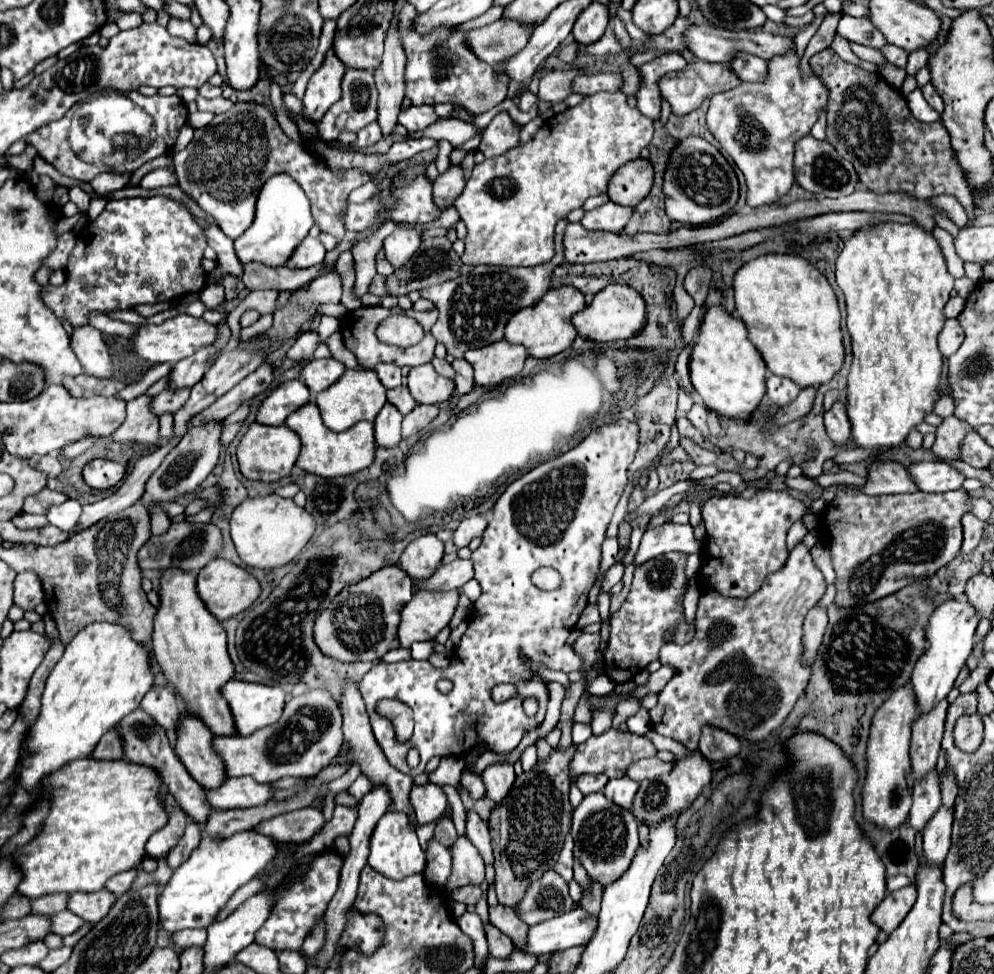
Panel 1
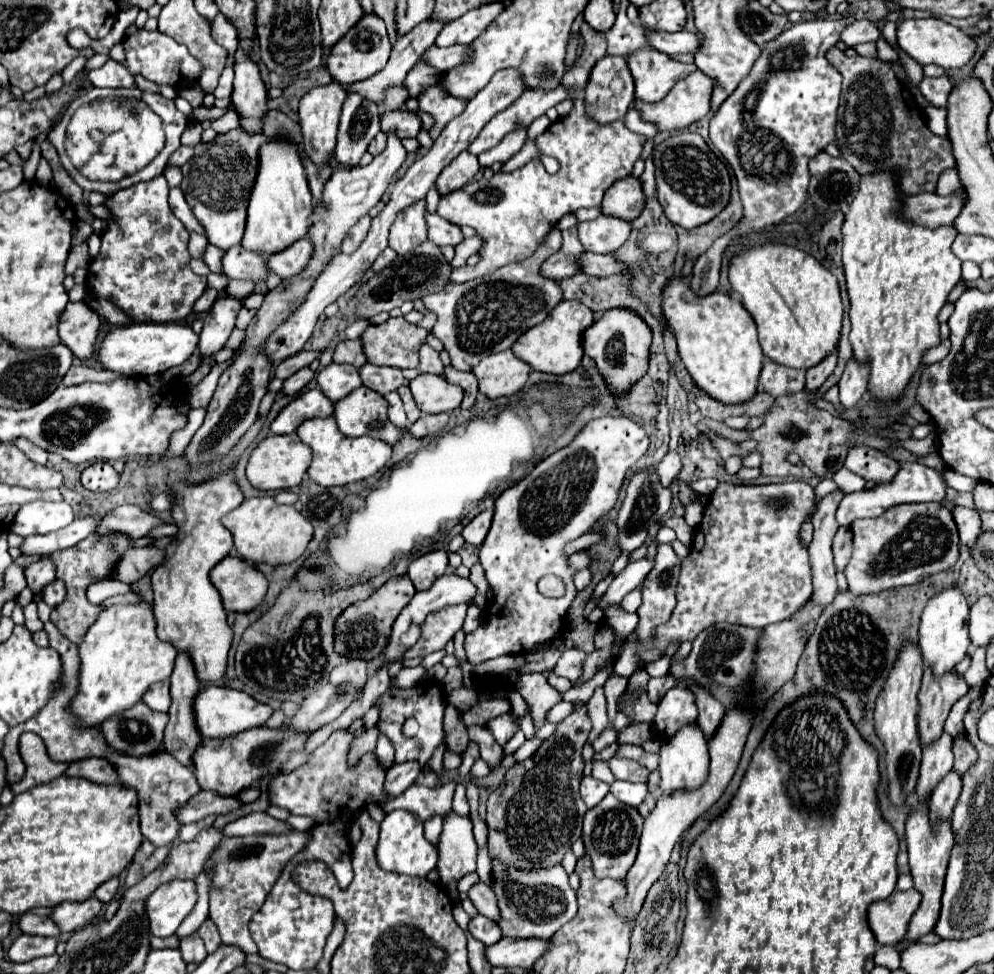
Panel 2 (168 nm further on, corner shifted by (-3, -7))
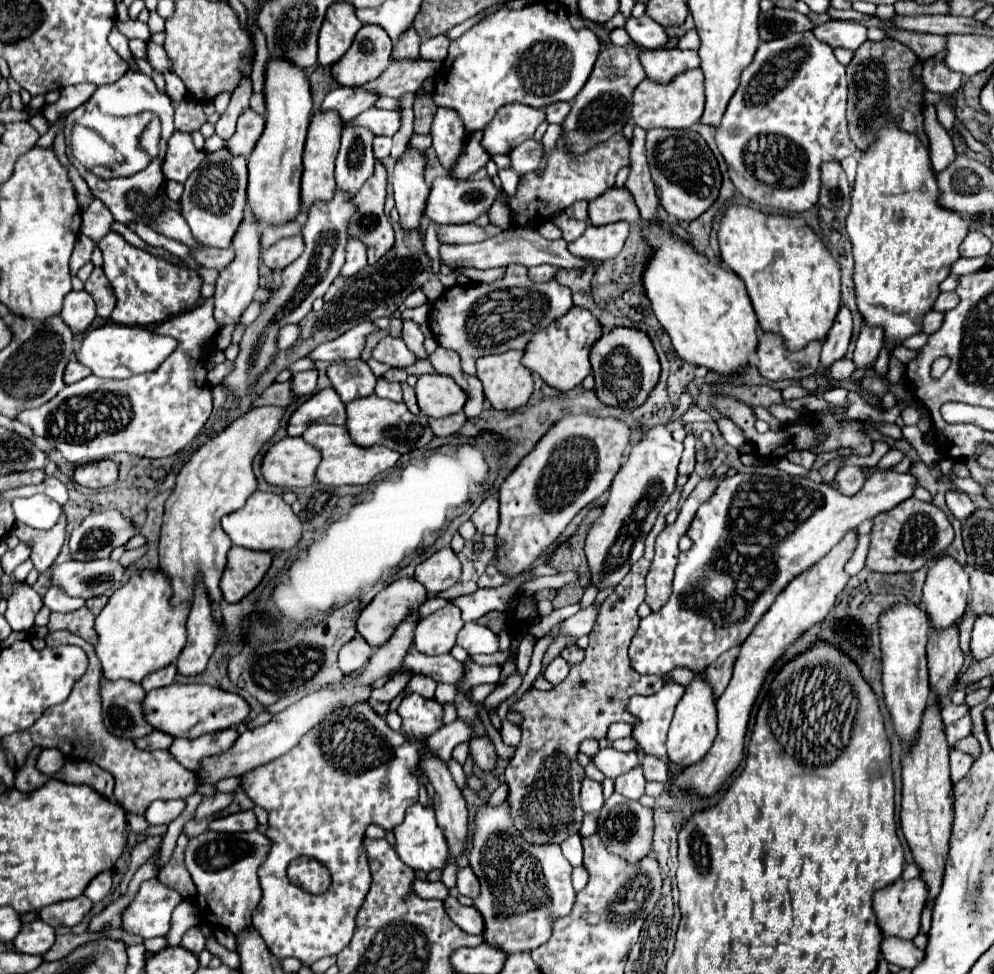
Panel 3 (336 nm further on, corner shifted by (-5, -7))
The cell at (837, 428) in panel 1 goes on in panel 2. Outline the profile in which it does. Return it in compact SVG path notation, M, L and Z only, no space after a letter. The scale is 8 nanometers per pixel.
M853 358L849 360L841 380L839 380L839 402L841 402L841 414L855 408L855 404L865 394L865 382L867 382L867 368L859 366Z

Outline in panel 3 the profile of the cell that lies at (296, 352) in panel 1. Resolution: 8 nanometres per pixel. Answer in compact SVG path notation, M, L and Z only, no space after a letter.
M273 382L269 388L265 388L265 392L253 400L251 406L289 406L291 404L291 382L285 382L285 384L279 384L279 382Z

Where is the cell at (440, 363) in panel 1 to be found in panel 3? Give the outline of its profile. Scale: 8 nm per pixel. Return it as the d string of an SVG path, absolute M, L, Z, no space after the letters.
M403 320L403 336L407 348L417 356L417 358L427 358L427 352L423 348L423 332L417 322L413 320Z

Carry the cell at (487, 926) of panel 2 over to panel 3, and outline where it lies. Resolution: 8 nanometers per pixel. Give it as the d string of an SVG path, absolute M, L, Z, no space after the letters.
M447 896L443 904L445 904L445 912L459 928L463 928L469 934L483 934L483 918L473 906L463 906L453 896Z

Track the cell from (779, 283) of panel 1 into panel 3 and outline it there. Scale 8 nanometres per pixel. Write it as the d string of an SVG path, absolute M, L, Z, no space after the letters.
M733 204L719 220L717 238L723 264L745 282L759 326L765 332L783 336L789 350L801 350L811 340L829 334L841 306L839 264L801 216L765 214Z

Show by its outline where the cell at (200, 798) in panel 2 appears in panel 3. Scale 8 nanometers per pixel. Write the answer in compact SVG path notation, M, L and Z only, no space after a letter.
M185 800L151 802L151 806L147 806L145 820L147 824L171 824L183 810L185 810Z

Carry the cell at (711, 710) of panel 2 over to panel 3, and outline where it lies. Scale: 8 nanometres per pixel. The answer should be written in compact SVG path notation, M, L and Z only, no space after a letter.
M739 646L727 650L727 654L721 654L703 674L707 676L707 680L711 682L713 686L713 692L715 696L719 698L723 694L723 690L727 688L729 680L731 680L731 674L733 674L733 666L735 666L735 660L739 656Z

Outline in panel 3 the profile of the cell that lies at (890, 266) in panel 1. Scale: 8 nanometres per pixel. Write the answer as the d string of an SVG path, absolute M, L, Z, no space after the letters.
M885 122L885 126L877 130L871 146L859 154L851 212L847 216L847 232L855 254L853 280L857 306L865 324L883 326L885 342L901 344L905 338L921 332L921 320L933 308L939 296L939 284L949 276L951 264L959 258L959 244L969 232L965 216L943 208L939 194L929 148L915 134L899 130L897 122Z

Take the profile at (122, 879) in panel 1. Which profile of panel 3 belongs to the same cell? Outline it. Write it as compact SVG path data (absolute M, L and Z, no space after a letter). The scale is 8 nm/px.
M103 870L103 874L99 874L99 876L95 876L91 882L89 882L89 886L87 886L87 890L83 892L91 902L101 902L107 894L109 894L109 890L111 890L111 872L109 870Z

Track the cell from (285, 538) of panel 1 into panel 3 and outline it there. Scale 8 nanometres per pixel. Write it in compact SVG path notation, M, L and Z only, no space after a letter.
M255 490L241 510L231 512L221 518L221 526L229 534L235 546L249 548L249 550L267 550L267 552L291 550L301 540L299 518L293 514L291 506L283 502L281 494L275 494L275 492Z

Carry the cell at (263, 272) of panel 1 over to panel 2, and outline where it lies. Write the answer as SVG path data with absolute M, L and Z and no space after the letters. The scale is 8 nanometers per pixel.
M233 246L223 256L223 270L229 278L251 280L255 284L265 282L269 276L269 268L263 258L255 252L245 250L243 246Z

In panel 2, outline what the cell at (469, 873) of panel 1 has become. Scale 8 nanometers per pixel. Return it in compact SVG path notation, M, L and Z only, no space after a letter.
M449 812L443 820L443 832L439 840L439 880L445 890L455 890L457 882L477 870L477 844L473 838L473 824L455 812Z

